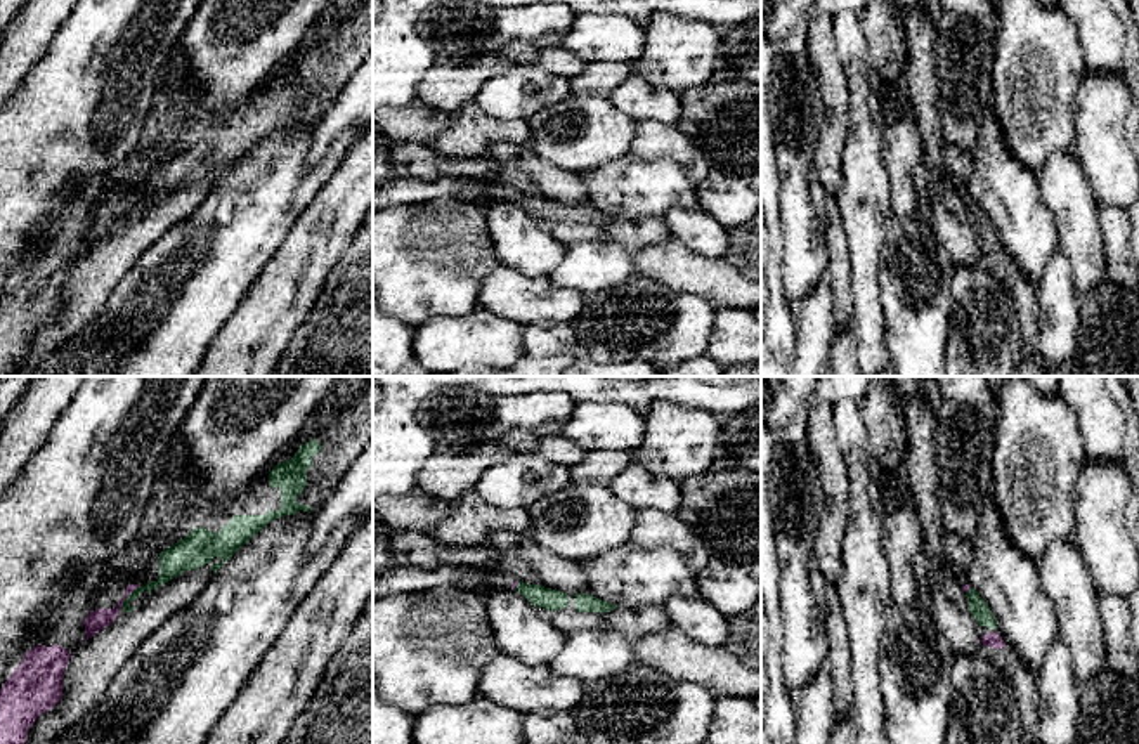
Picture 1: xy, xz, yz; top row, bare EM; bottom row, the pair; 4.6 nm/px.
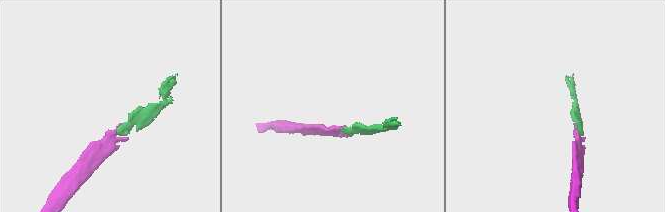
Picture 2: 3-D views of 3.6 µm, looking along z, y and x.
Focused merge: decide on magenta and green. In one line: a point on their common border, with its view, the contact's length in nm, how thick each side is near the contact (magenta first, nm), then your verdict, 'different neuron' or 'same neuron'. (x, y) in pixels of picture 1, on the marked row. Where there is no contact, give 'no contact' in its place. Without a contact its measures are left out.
xy (129, 593) | 130 nm | 90/130 nm | same neuron

